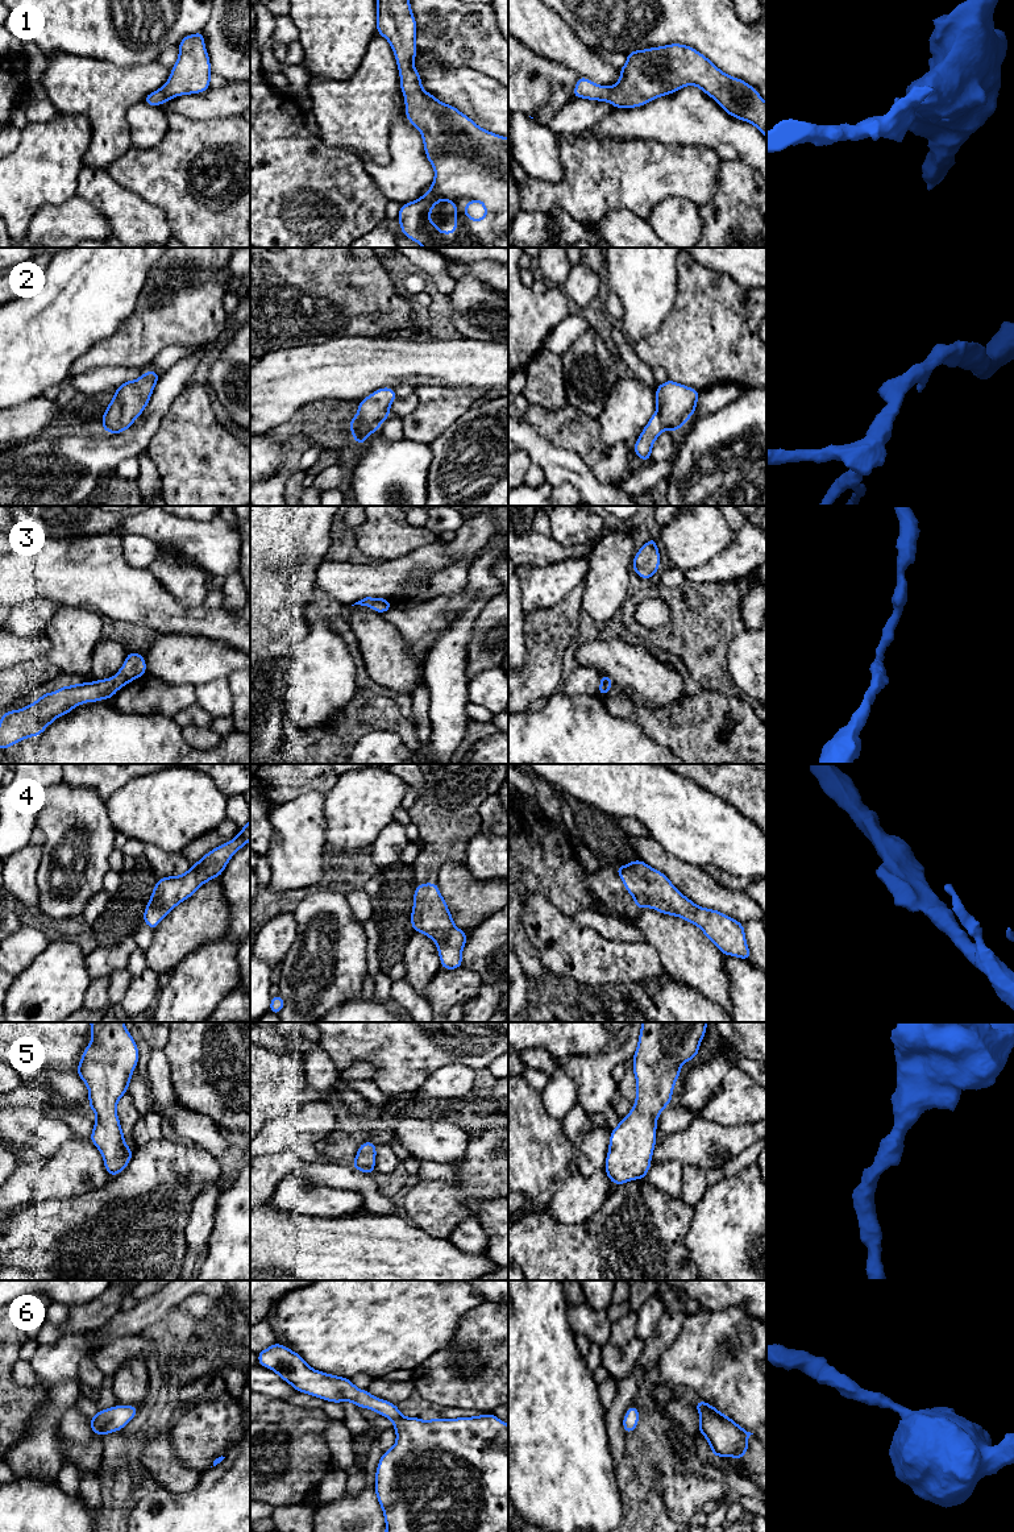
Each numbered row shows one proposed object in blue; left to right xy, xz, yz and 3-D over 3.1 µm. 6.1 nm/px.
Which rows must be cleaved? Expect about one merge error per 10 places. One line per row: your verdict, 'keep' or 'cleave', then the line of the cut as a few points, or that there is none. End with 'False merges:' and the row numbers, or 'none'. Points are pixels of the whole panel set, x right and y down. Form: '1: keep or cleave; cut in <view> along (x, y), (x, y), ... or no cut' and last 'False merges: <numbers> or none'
1: keep; no cut
2: keep; no cut
3: keep; no cut
4: keep; no cut
5: keep; no cut
6: keep; no cut
False merges: none

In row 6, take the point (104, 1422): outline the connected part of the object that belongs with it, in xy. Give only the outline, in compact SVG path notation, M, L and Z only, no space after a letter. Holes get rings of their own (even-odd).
M115 1406L108 1409L99 1409L93 1417L90 1417L90 1427L97 1436L121 1431L134 1416L140 1408L136 1406Z

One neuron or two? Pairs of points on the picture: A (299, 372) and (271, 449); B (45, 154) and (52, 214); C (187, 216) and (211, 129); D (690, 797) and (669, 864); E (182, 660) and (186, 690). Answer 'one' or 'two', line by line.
A: two
B: two
C: one
D: two
E: two

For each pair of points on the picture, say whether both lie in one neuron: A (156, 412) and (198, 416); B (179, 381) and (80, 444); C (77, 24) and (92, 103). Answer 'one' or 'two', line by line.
A: two
B: one
C: two

